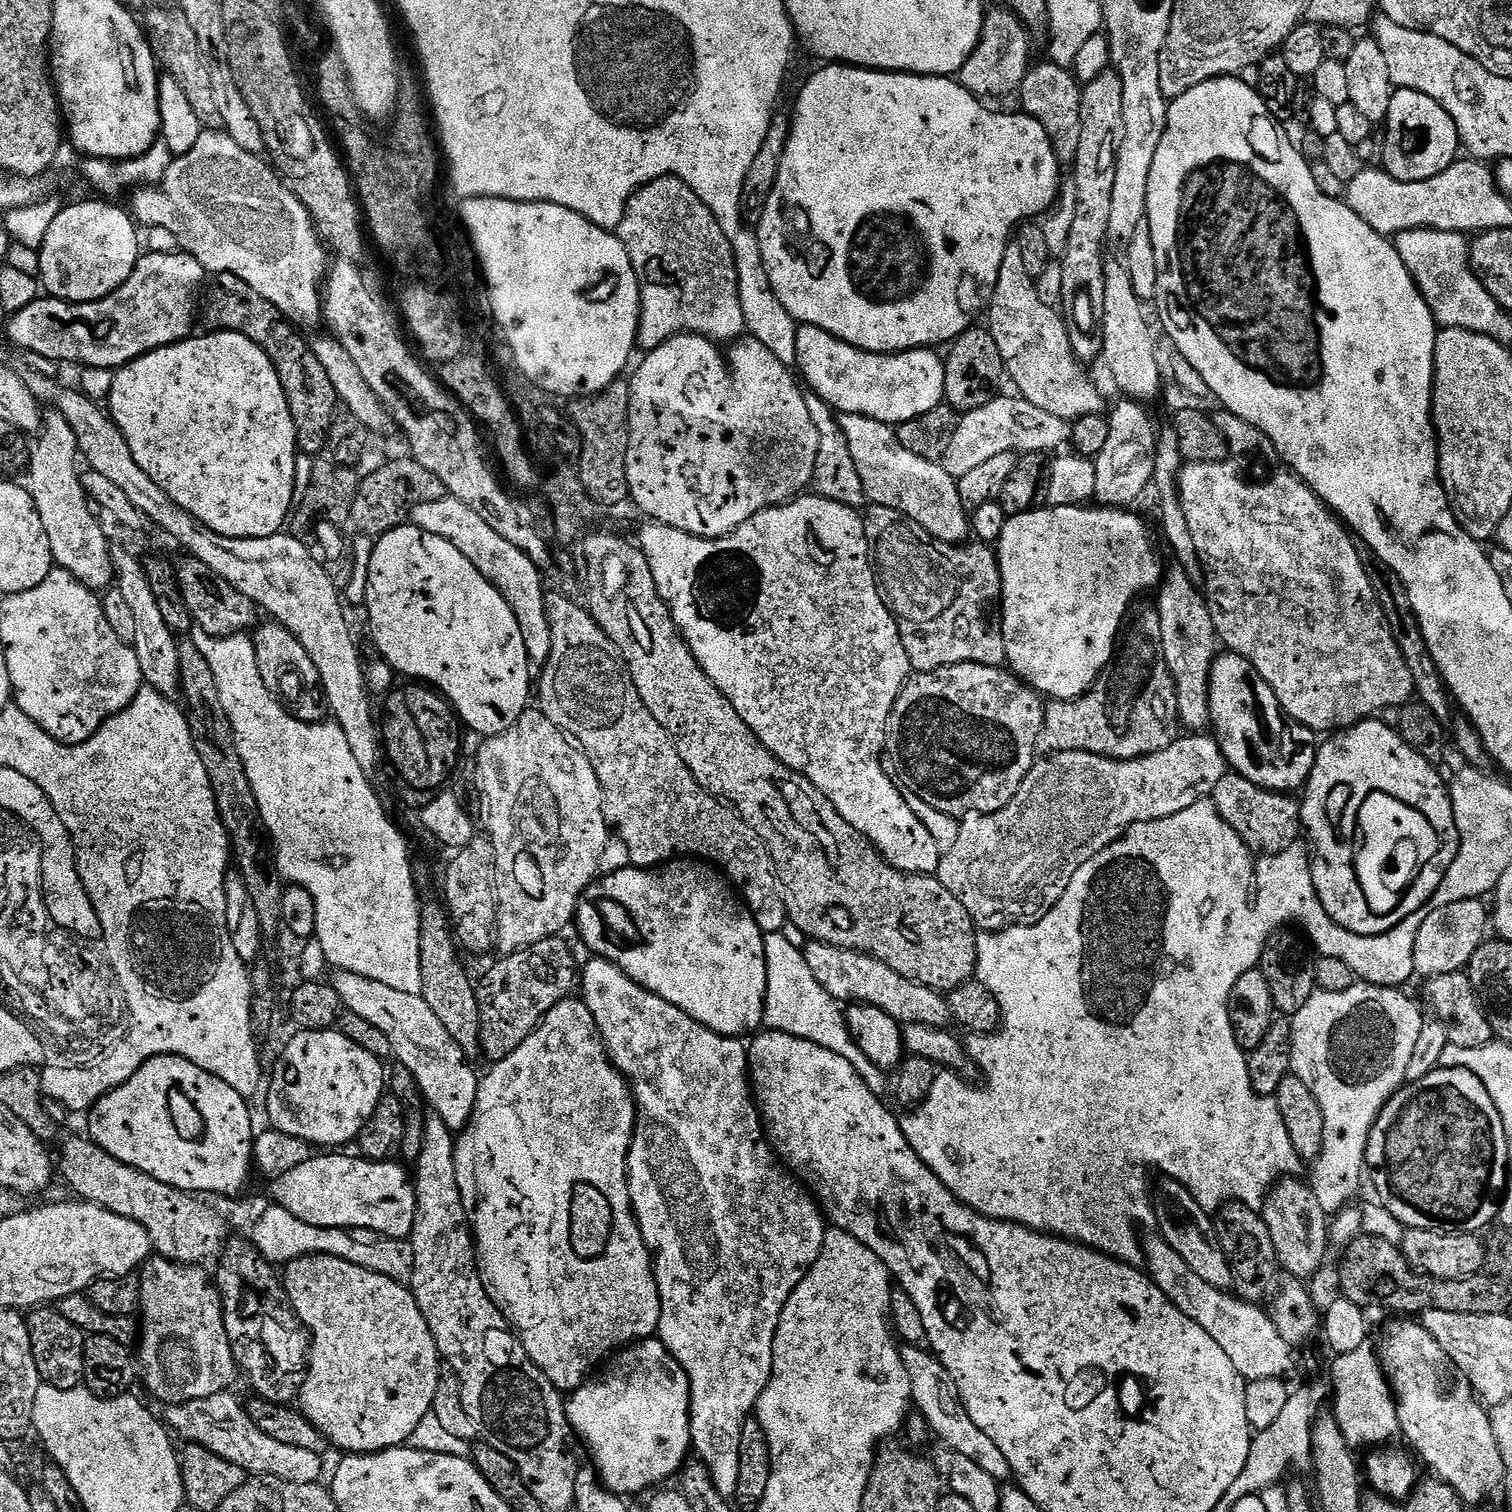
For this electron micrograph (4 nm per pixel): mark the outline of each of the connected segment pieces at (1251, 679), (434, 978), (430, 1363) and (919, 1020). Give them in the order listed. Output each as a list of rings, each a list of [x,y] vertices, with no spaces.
[[[1225,651],[1212,661],[1212,677],[1208,687],[1210,710],[1212,711],[1211,727],[1216,728],[1214,739],[1224,751],[1227,767],[1233,773],[1245,776],[1254,786],[1265,788],[1271,792],[1295,793],[1307,784],[1314,770],[1316,749],[1318,747],[1317,733],[1311,728],[1302,726],[1288,719],[1280,708],[1276,691],[1262,679],[1246,658]]]
[[[439,903],[423,905],[420,914],[420,969],[422,970],[422,990],[420,995],[438,1014],[438,1022],[446,1026],[446,1034],[458,1042],[464,1055],[469,1058],[479,1057],[480,1051],[480,1015],[473,981],[468,981],[466,973],[456,961],[458,945],[447,911]]]
[[[303,1256],[297,1260],[291,1260],[283,1269],[282,1283],[289,1304],[292,1305],[296,1315],[300,1317],[300,1323],[307,1326],[314,1337],[308,1371],[298,1397],[299,1411],[303,1412],[306,1419],[328,1439],[329,1445],[333,1449],[341,1448],[341,1453],[344,1454],[384,1452],[387,1448],[407,1445],[412,1439],[415,1428],[422,1422],[422,1418],[432,1411],[434,1390],[438,1390],[438,1378],[442,1367],[440,1351],[436,1348],[430,1326],[414,1298],[411,1287],[394,1282],[394,1278],[386,1278],[386,1274],[374,1274],[372,1270],[366,1270],[362,1266],[354,1266],[354,1262],[346,1262],[342,1258],[333,1256]]]
[[[821,940],[806,943],[802,951],[810,974],[814,974],[821,989],[825,993],[828,991],[836,1000],[869,1004],[890,1014],[890,1018],[897,1020],[901,1026],[925,1024],[931,1028],[947,1029],[953,1023],[952,1011],[949,1010],[948,1001],[941,993],[918,982],[910,982],[910,978],[902,978],[902,974],[890,970],[890,966],[866,954],[836,948],[832,944],[824,944]]]

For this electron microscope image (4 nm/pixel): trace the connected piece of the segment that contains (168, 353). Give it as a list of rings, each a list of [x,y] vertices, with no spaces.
[[[209,331],[208,336],[193,335],[187,340],[179,340],[165,348],[155,348],[147,352],[145,356],[139,356],[137,360],[131,360],[115,373],[113,388],[106,399],[106,408],[110,413],[110,419],[120,427],[120,433],[126,438],[130,446],[130,454],[134,454],[134,462],[170,494],[170,498],[182,510],[186,510],[200,524],[205,524],[210,530],[222,534],[226,538],[266,538],[275,536],[285,527],[290,513],[294,508],[294,470],[298,449],[296,446],[296,427],[294,418],[290,414],[288,399],[284,393],[284,387],[276,368],[272,365],[272,359],[263,352],[250,338],[246,338],[237,332]]]

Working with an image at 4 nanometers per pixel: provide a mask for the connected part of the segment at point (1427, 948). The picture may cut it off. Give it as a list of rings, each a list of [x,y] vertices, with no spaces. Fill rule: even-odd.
[[[1483,899],[1453,902],[1450,906],[1432,908],[1424,916],[1418,930],[1418,939],[1412,943],[1414,966],[1417,973],[1424,978],[1464,972],[1474,950],[1482,946],[1490,932],[1490,908]]]

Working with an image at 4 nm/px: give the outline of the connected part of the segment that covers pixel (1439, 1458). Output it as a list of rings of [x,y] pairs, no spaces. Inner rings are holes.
[[[1421,1323],[1418,1324],[1400,1324],[1388,1337],[1384,1340],[1384,1345],[1379,1345],[1378,1355],[1382,1361],[1382,1367],[1385,1376],[1388,1377],[1388,1383],[1392,1390],[1394,1397],[1394,1416],[1398,1421],[1400,1420],[1400,1428],[1404,1431],[1406,1439],[1412,1443],[1410,1445],[1411,1451],[1415,1453],[1421,1461],[1423,1459],[1428,1463],[1428,1468],[1433,1477],[1439,1479],[1443,1484],[1448,1484],[1454,1491],[1456,1491],[1465,1505],[1472,1506],[1472,1504],[1480,1504],[1487,1496],[1492,1496],[1501,1491],[1504,1483],[1504,1467],[1502,1466],[1502,1454],[1498,1454],[1498,1442],[1494,1442],[1494,1430],[1490,1430],[1490,1418],[1488,1417],[1485,1405],[1481,1403],[1475,1392],[1472,1390],[1472,1384],[1469,1380],[1462,1378],[1462,1373],[1451,1361],[1448,1361],[1444,1354],[1444,1346],[1440,1344],[1433,1336],[1428,1333],[1427,1327]]]

